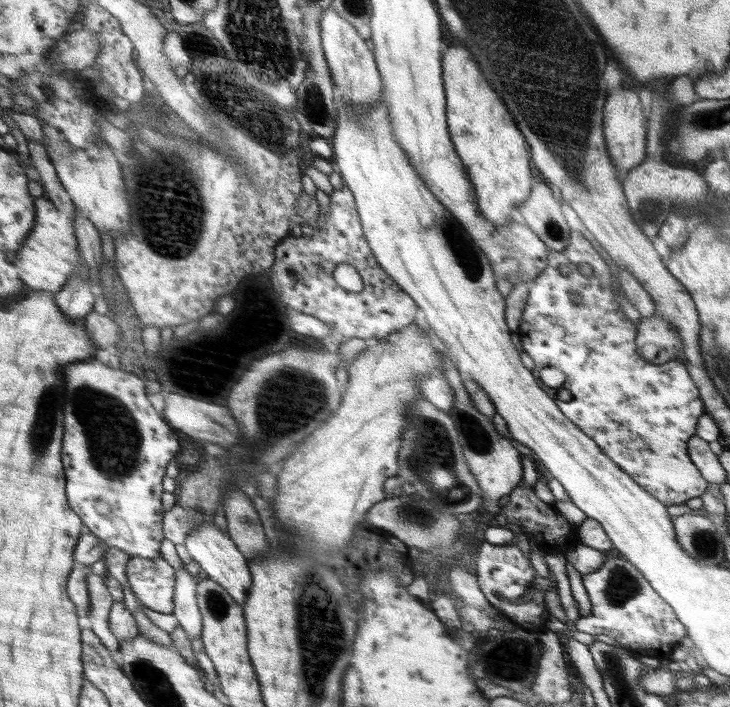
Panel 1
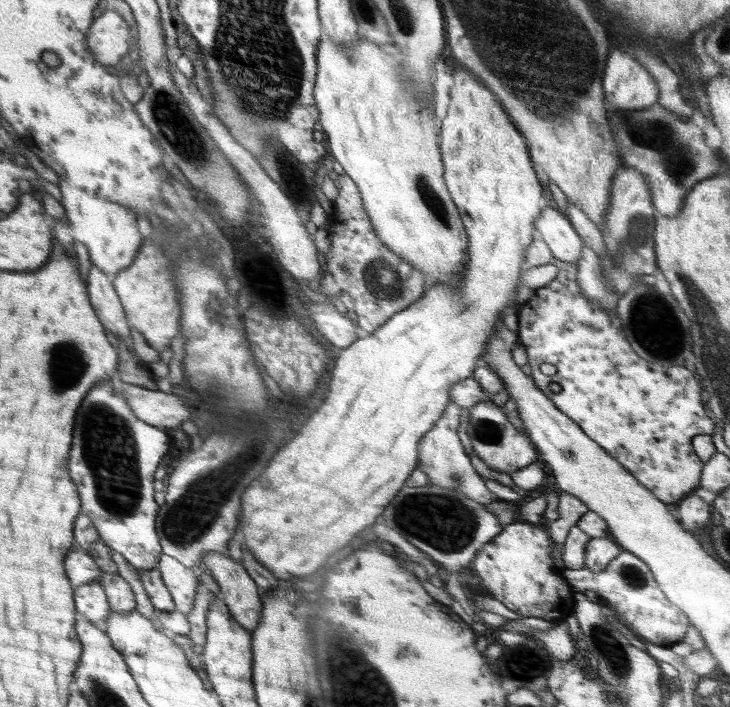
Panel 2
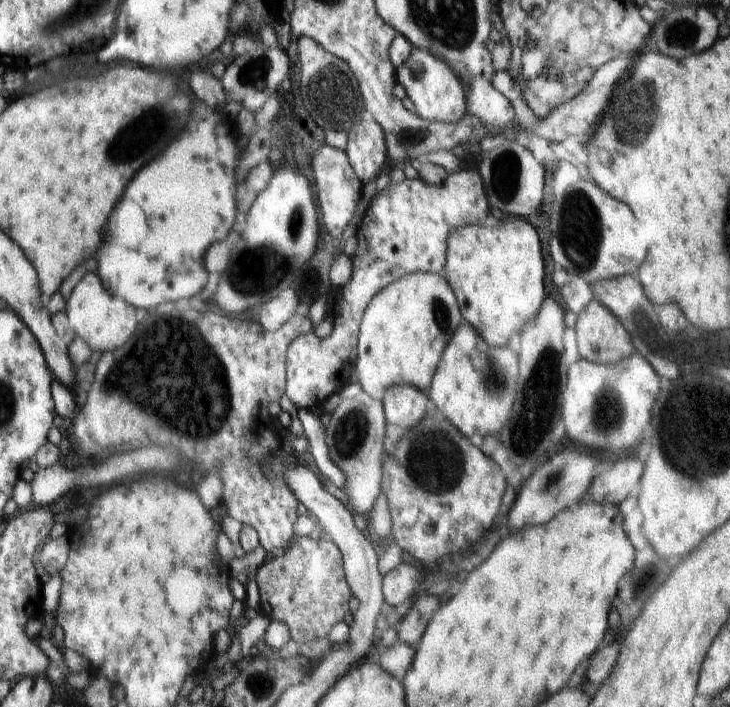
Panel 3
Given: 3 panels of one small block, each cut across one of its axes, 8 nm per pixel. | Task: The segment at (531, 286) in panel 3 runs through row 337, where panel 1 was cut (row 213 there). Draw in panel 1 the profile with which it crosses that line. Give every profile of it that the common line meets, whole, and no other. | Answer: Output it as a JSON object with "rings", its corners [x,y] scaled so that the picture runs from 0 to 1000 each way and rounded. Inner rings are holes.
{"rings":[[[610,65],[604,83],[612,181],[622,214],[641,243],[660,306],[677,317],[696,317],[701,294],[721,287],[733,263],[721,195],[658,105],[641,71],[633,65],[616,65],[611,71]]]}

